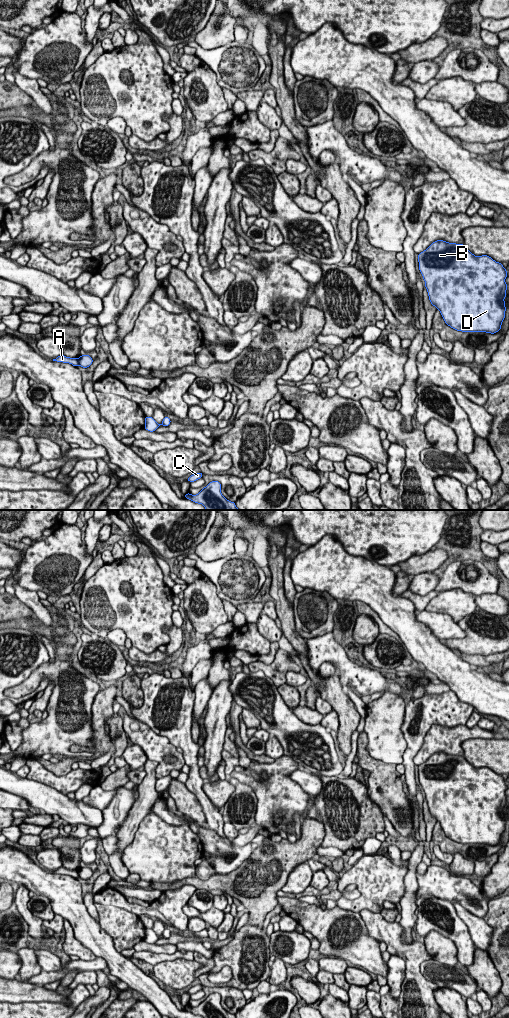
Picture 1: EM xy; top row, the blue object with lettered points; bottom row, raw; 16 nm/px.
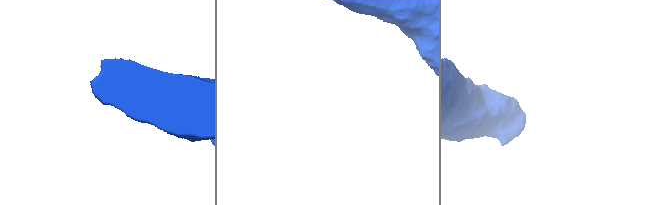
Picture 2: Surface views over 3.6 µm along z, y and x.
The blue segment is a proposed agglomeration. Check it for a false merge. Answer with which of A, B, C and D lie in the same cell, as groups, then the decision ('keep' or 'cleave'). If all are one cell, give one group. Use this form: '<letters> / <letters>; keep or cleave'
A / B C D; cleave

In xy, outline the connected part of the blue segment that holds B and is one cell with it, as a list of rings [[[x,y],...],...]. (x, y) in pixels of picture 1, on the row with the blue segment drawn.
[[[436,240],[423,252],[418,254],[419,270],[425,281],[430,303],[441,313],[445,323],[462,332],[497,333],[501,330],[505,318],[505,301],[507,270],[502,263],[496,262],[487,255],[475,256],[464,244]]]

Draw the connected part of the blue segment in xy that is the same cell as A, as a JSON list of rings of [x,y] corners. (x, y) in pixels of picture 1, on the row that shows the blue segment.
[[[64,355],[58,356],[56,359],[53,359],[53,361],[69,363],[69,364],[72,364],[73,366],[75,366],[75,367],[77,367],[79,365],[78,359],[66,357]]]

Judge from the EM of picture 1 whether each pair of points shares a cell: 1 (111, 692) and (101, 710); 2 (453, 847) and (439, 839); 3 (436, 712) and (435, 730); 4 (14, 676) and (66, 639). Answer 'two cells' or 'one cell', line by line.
1: one cell
2: one cell
3: two cells
4: two cells

